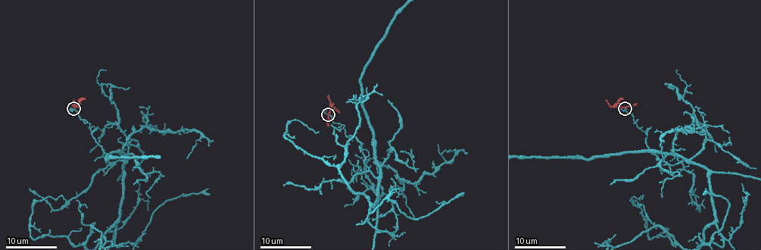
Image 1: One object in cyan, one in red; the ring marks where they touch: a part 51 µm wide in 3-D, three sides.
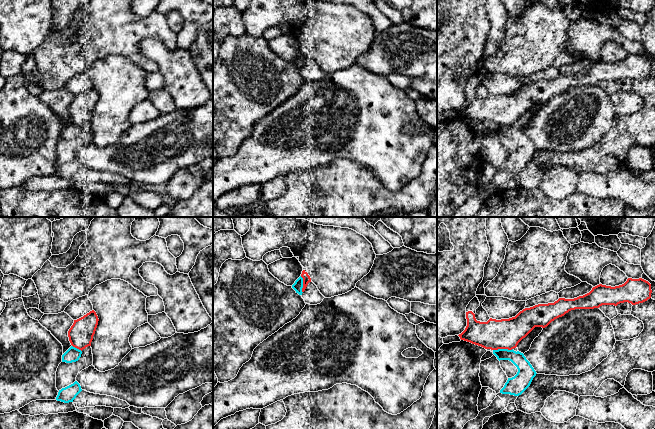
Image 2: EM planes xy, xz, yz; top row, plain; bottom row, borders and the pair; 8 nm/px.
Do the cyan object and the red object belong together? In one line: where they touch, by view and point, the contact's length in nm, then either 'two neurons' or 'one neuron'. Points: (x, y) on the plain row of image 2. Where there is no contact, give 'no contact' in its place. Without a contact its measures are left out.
contact yz (502, 125); length 160 nm; two neurons

